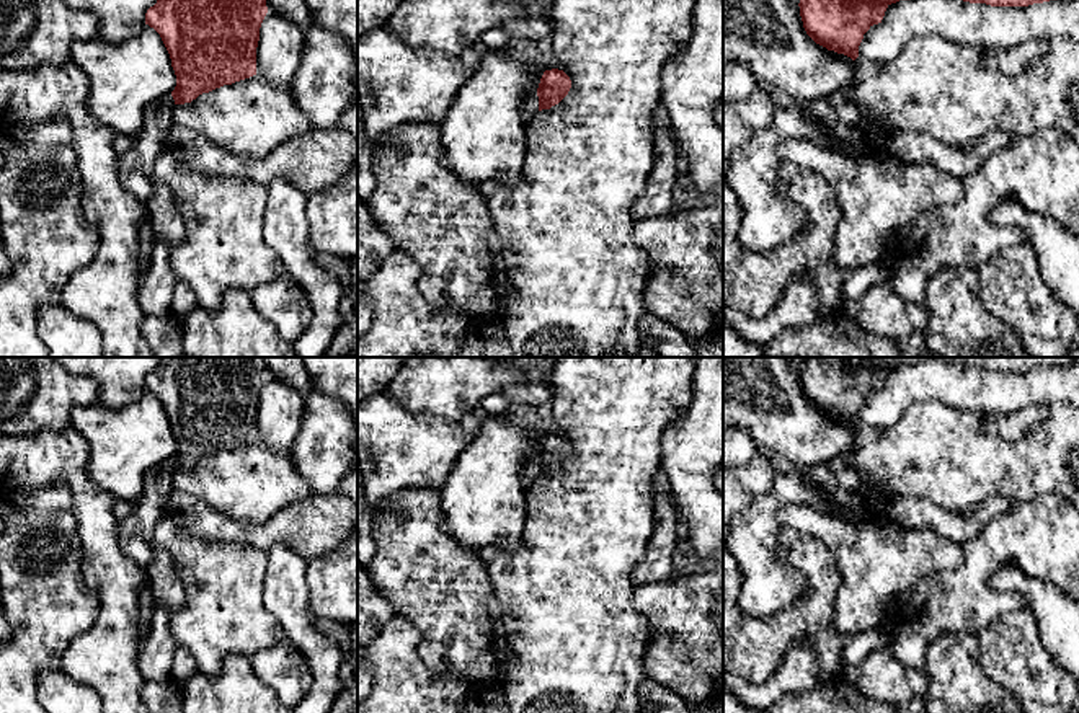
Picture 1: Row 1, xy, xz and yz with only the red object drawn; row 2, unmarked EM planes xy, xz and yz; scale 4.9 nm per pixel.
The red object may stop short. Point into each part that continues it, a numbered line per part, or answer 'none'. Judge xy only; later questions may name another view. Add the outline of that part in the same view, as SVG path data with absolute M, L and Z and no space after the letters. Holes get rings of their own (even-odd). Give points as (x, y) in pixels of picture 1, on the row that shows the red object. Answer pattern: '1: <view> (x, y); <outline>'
1: xy (136, 165); M167 95L150 103L142 116L142 132L134 145L119 157L119 181L140 204L147 207L153 193L150 173L157 157L167 148L167 135L175 124L175 100Z

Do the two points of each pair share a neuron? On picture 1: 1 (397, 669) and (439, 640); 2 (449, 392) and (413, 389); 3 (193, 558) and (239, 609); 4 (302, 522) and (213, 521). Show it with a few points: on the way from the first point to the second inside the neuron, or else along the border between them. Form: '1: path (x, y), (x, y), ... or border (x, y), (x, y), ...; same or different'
1: border (402, 619), (421, 633), (421, 659), (452, 673); different
2: path (441, 389), (421, 389); same
3: path (206, 571), (222, 588), (226, 596); same
4: path (279, 527), (270, 532), (235, 532); same

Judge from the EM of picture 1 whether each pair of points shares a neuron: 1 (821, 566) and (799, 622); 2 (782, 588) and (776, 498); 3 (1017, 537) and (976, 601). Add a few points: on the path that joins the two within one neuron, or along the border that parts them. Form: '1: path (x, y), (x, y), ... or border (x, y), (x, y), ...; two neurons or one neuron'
1: path (821, 580), (820, 597), (812, 609); one neuron
2: path (764, 565), (764, 521); one neuron
3: path (1001, 550), (976, 575), (976, 584); one neuron

